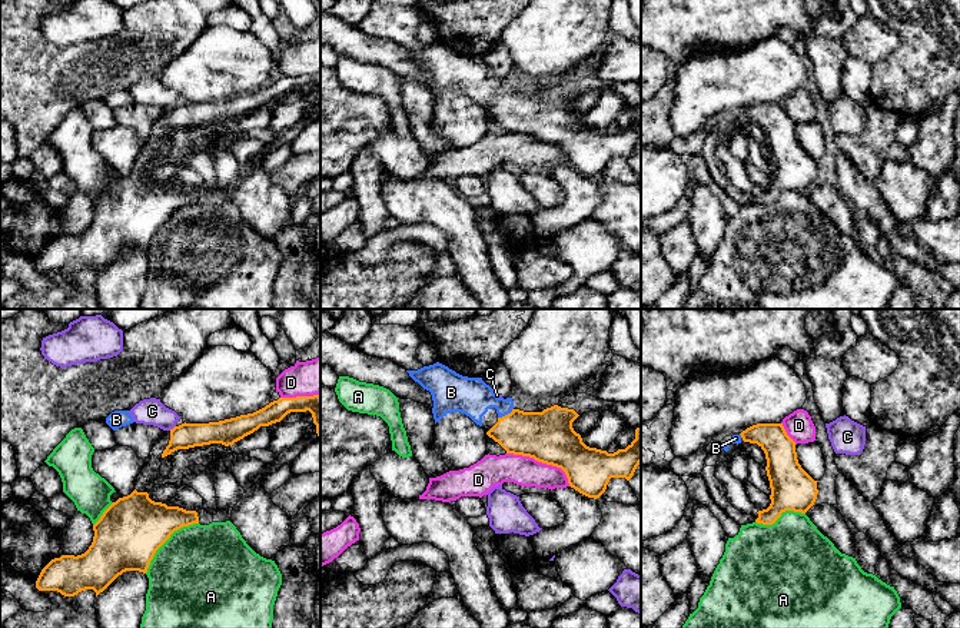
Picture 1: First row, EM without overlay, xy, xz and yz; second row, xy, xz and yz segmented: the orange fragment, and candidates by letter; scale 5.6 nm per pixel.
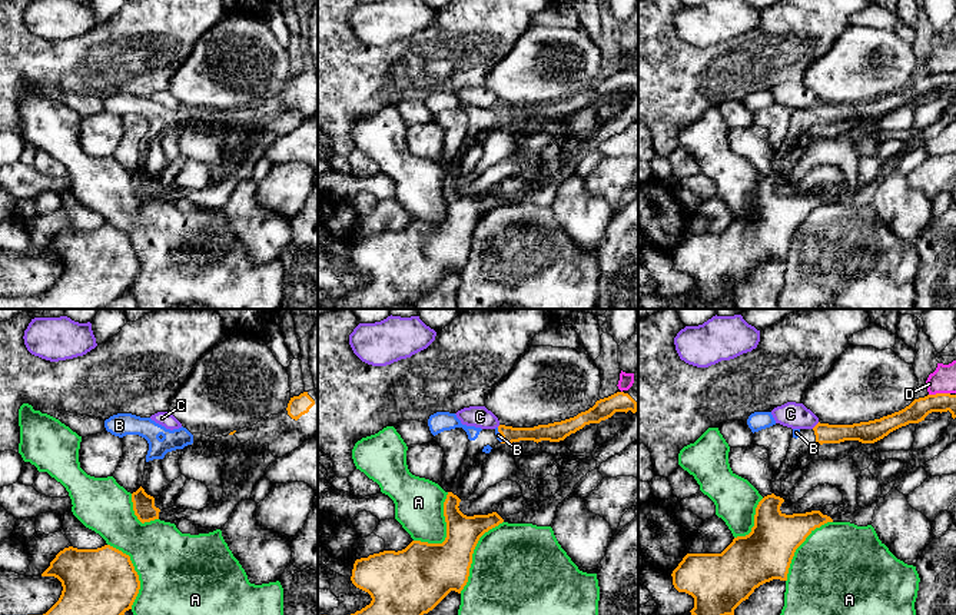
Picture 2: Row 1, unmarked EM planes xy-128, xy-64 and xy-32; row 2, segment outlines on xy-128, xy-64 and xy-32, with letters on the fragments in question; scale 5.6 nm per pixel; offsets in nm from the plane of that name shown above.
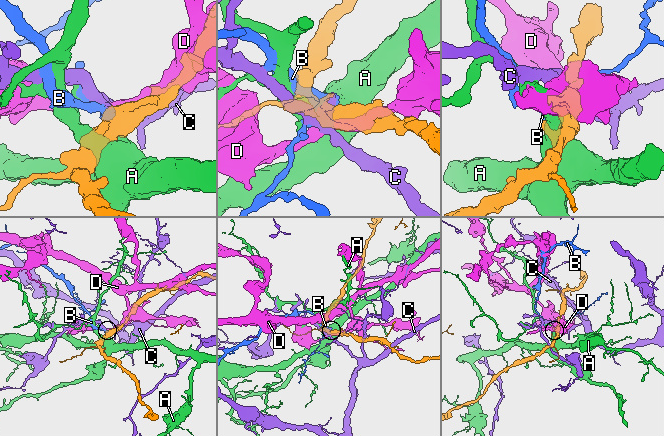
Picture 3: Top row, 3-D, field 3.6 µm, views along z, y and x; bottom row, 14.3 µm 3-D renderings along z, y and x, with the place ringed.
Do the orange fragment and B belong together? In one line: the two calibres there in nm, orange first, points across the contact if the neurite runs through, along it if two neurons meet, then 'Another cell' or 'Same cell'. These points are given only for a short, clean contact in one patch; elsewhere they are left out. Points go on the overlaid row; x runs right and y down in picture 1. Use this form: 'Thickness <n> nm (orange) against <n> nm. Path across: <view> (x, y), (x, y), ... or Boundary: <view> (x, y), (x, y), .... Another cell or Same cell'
Thickness 280 nm (orange) against 220 nm. Same cell

